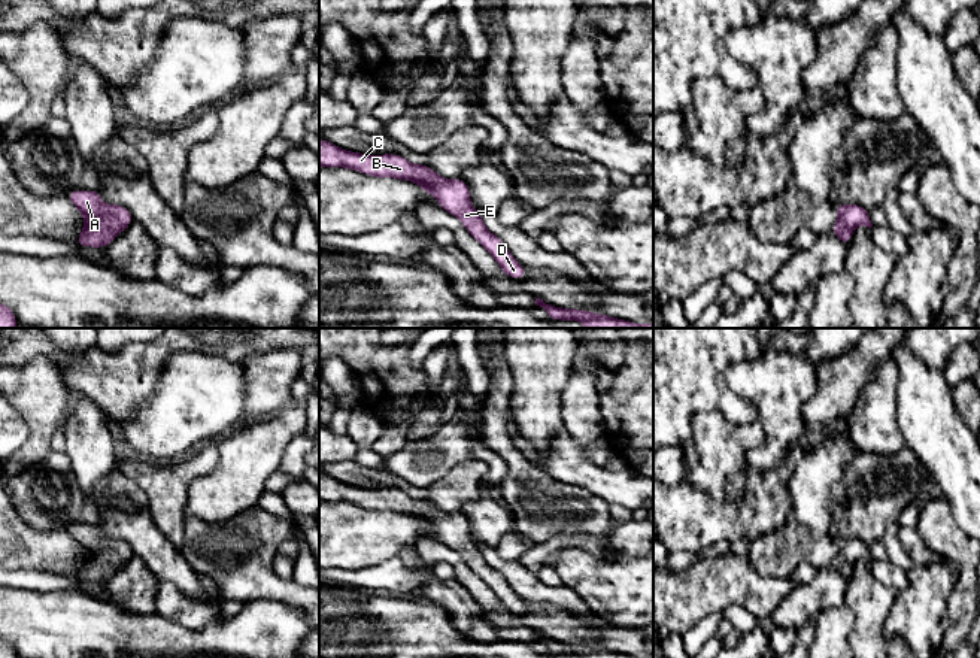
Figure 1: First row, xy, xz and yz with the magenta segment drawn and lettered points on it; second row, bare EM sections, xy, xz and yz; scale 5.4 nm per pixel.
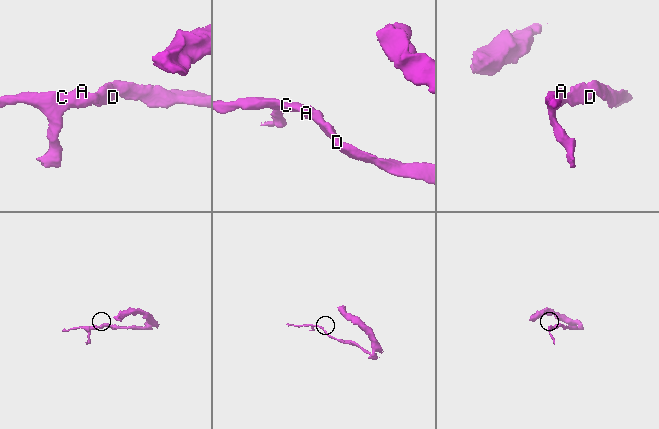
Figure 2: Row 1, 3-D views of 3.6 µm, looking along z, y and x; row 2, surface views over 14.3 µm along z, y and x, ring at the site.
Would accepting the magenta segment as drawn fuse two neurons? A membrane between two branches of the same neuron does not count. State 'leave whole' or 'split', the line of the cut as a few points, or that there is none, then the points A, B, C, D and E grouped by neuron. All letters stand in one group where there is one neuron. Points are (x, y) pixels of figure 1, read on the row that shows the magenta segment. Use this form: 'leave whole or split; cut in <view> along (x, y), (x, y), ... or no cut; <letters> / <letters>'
leave whole; no cut; A B C D E

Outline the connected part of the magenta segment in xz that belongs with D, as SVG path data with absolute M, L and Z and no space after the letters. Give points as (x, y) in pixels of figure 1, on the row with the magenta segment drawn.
M327 139L319 140L319 169L345 167L374 178L392 178L416 182L424 194L431 192L439 206L456 216L467 231L500 264L501 273L513 279L525 278L525 267L515 260L500 237L491 233L477 209L470 203L468 185L461 179L445 179L427 164L412 164L401 155L365 155L342 149Z

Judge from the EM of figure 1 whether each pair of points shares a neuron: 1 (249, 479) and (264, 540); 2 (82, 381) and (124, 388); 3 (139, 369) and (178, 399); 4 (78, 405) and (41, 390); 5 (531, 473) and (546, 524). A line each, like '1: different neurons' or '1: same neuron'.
1: different neurons
2: same neuron
3: different neurons
4: different neurons
5: same neuron

